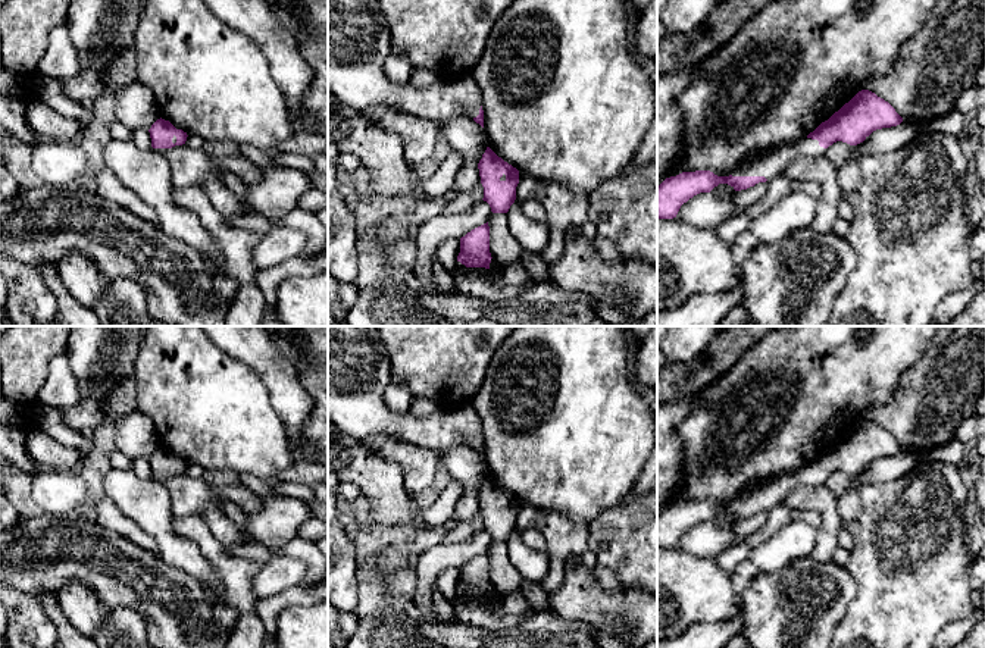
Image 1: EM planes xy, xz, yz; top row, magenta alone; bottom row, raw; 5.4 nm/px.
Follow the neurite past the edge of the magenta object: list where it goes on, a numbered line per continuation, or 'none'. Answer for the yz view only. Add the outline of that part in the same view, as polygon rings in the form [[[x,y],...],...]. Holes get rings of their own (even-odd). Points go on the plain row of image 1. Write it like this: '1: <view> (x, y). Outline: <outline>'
1: yz (768, 494). Outline: [[[806,466],[797,473],[784,473],[764,483],[747,486],[735,498],[726,501],[726,505],[764,505],[770,510],[792,488],[819,485],[825,480],[826,478],[820,476],[817,469]]]

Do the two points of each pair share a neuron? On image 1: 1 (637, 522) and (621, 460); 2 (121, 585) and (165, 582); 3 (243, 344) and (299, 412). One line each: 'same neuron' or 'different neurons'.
1: different neurons
2: same neuron
3: same neuron

